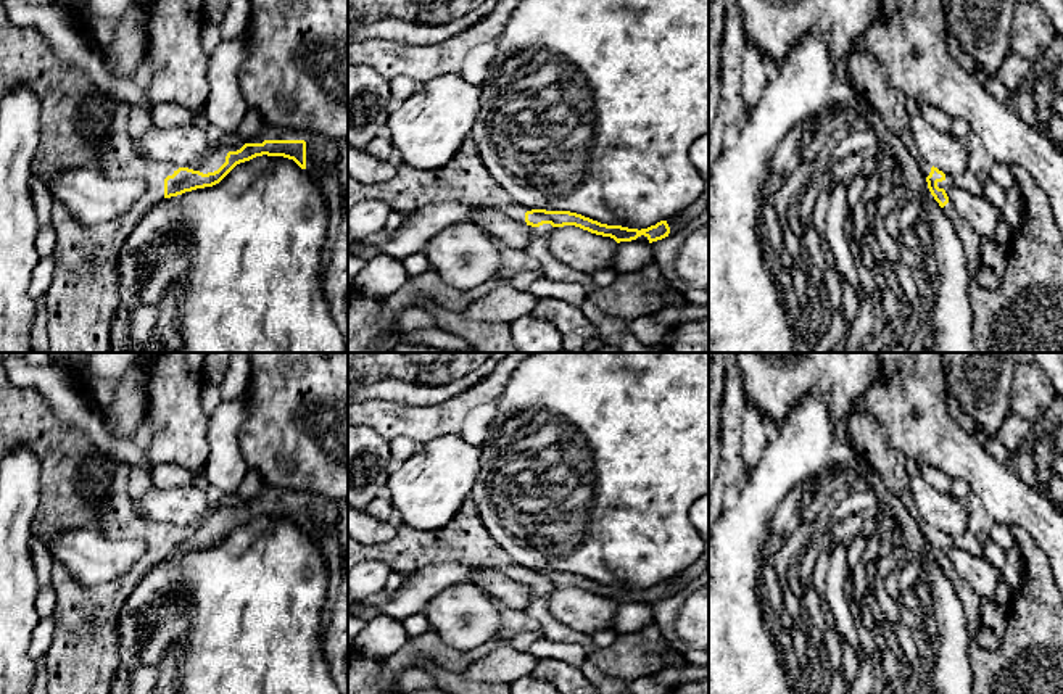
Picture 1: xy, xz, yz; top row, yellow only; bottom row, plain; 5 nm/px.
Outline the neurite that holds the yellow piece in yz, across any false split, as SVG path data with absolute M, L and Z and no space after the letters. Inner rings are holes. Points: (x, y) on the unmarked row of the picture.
M862 404L852 411L846 432L849 433L855 451L873 467L873 470L881 477L884 486L916 520L923 536L926 538L931 556L939 567L944 568L949 564L945 549L950 547L953 541L949 535L939 531L921 517L908 488L910 475L905 470L907 457L889 448L884 438L884 428L863 409Z

